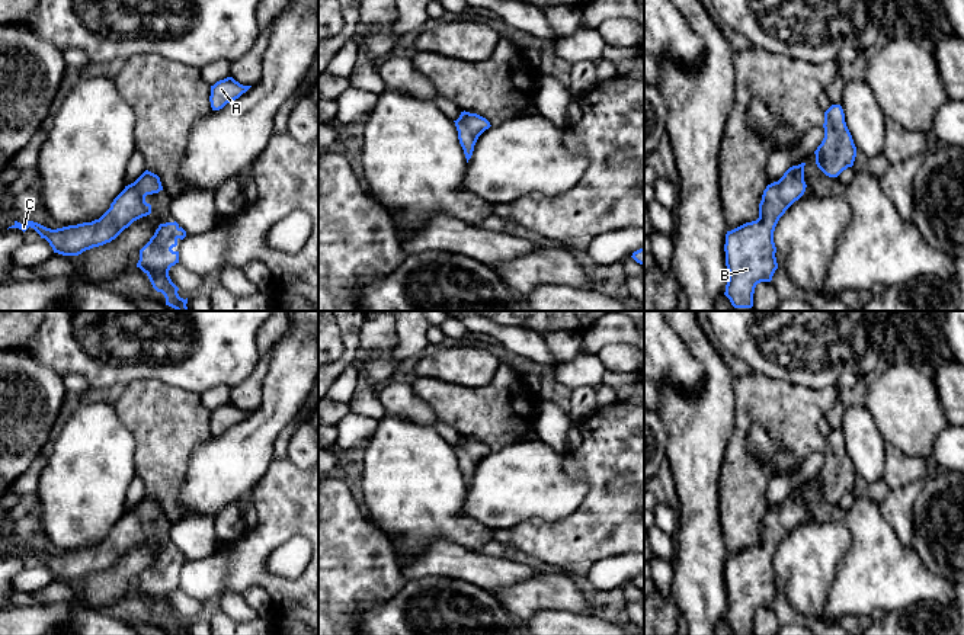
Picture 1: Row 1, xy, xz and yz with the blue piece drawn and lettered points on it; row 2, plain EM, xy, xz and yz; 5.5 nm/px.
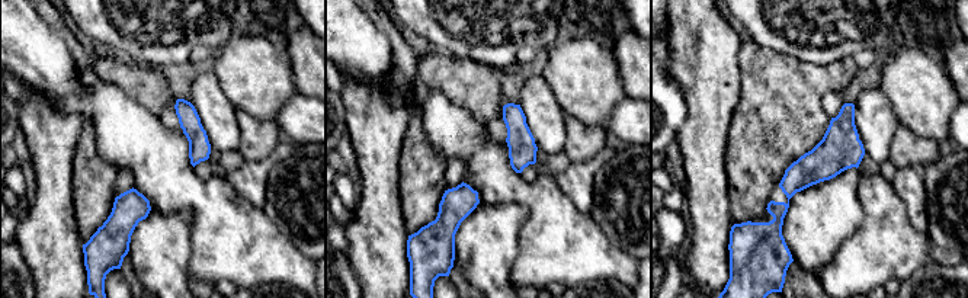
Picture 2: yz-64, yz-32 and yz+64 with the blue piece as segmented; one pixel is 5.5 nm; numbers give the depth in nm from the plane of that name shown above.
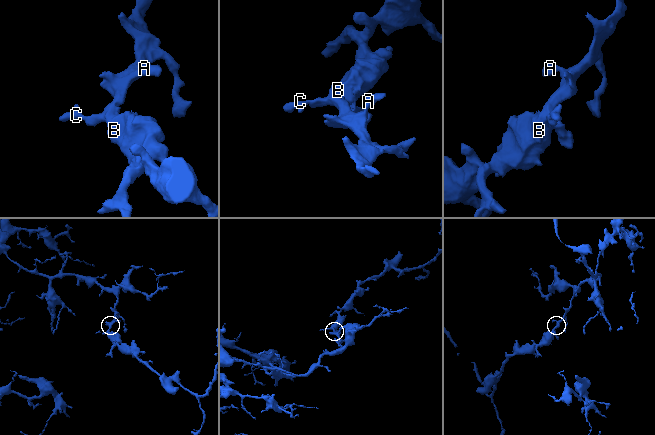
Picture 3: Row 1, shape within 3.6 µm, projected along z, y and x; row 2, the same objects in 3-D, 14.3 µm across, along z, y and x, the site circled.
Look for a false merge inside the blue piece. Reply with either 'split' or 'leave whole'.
leave whole

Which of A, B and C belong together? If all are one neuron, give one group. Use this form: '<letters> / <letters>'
A B C

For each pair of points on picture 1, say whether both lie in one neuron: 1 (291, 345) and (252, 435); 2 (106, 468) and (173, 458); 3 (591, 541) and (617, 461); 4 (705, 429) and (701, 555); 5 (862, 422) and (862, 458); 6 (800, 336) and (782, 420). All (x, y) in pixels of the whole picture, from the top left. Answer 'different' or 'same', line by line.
1: same
2: different
3: same
4: same
5: same
6: different

